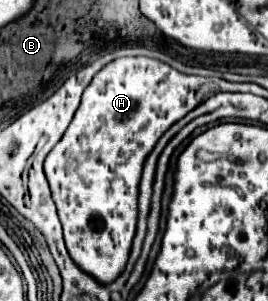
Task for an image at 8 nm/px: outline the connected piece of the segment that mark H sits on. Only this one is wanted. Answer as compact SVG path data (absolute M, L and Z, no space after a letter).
M158 56L154 58L123 57L106 64L92 78L86 92L82 94L82 104L74 114L70 128L64 132L62 140L50 150L44 160L44 172L52 190L52 200L58 208L70 258L82 272L90 274L100 284L112 284L126 268L132 240L136 234L138 184L142 178L144 160L154 150L160 136L174 122L184 118L190 110L194 110L218 92L218 80L200 78L200 66L196 66L196 74L193 74L198 76L188 76L188 72L182 72L182 66L174 70L172 66L164 64L166 60Z

